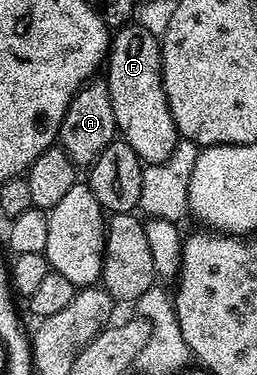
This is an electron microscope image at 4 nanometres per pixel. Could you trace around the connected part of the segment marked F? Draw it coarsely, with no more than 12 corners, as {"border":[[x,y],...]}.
{"border":[[125,24],[106,81],[119,137],[145,164],[178,141],[161,39]]}

